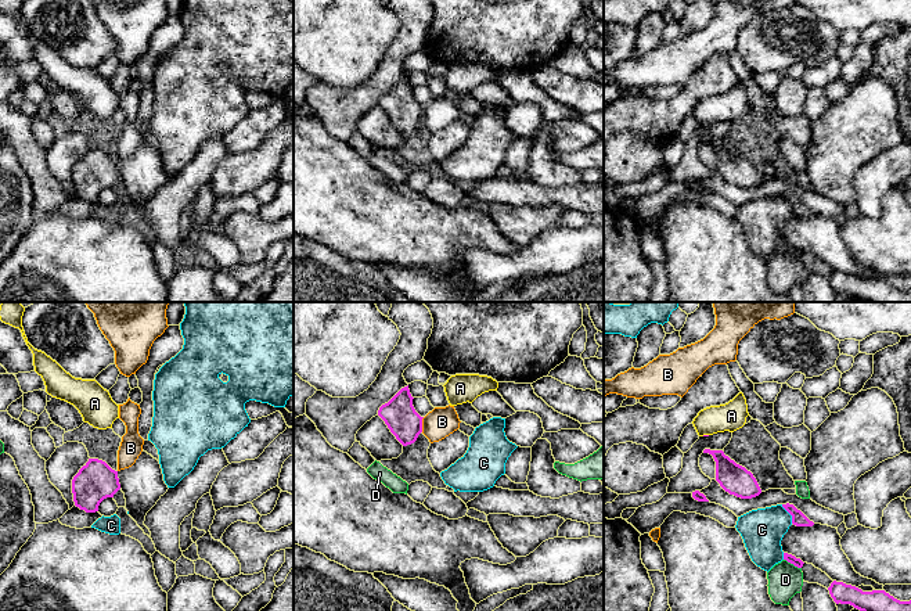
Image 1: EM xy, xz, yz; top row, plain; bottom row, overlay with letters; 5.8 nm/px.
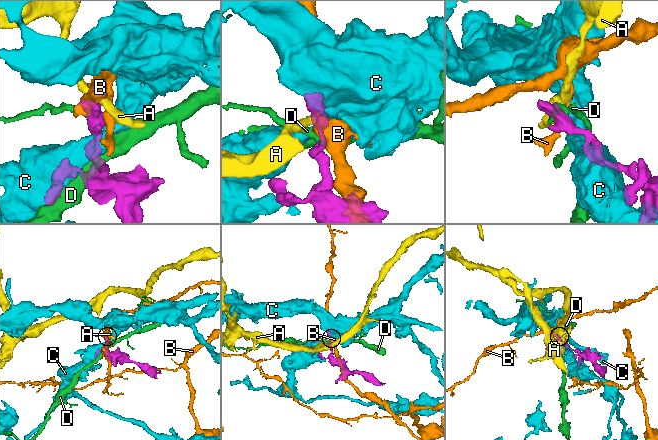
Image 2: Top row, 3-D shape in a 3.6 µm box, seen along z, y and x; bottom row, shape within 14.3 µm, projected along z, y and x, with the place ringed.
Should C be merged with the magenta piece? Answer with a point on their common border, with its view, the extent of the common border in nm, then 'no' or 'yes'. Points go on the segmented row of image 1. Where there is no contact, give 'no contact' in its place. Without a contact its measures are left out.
contact yz (789, 513); length 130 nm; no

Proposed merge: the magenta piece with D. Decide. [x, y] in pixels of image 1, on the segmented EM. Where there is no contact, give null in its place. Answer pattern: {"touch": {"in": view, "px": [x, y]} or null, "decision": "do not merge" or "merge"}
{"touch": {"in": "yz", "px": [792, 563]}, "decision": "do not merge"}

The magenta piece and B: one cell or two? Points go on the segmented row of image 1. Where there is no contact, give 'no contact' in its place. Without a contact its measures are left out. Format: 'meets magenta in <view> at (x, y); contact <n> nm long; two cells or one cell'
meets magenta in xz at (421, 424); contact 90 nm long; two cells

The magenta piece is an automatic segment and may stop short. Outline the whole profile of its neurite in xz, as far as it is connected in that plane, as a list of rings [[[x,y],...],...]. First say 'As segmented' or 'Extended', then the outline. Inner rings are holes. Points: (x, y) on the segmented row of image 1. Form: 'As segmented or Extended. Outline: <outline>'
As segmented. Outline: [[[407,385],[378,410],[378,416],[403,446],[414,443],[422,432],[424,417],[415,411],[413,399]]]

